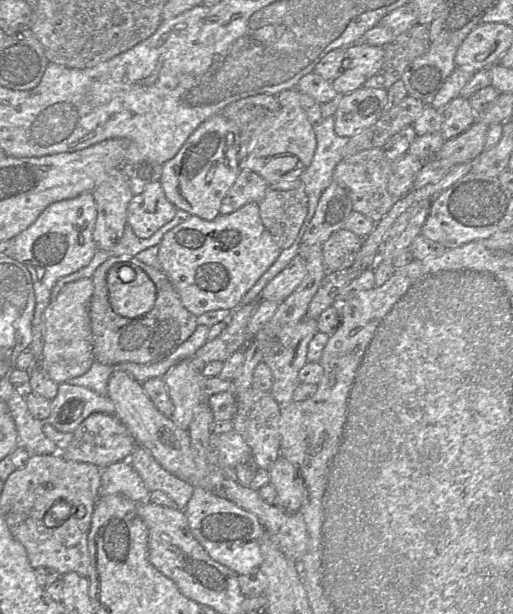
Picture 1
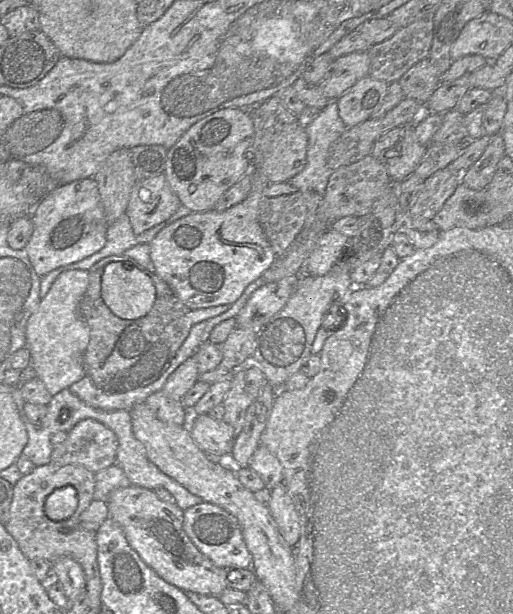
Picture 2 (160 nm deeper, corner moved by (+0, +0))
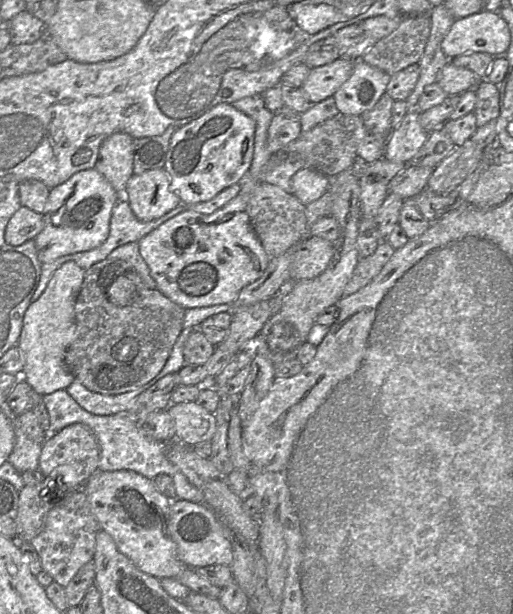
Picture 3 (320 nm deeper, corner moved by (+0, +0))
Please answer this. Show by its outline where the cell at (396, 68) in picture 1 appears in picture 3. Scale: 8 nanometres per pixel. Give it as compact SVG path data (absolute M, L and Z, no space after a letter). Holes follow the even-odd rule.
M429 15L403 16L399 26L372 45L361 60L392 76L412 64L419 63L430 30Z

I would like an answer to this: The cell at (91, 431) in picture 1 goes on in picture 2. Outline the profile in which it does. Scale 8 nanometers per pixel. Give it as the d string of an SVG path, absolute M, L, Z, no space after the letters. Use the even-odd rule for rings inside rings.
M95 419L79 421L67 438L54 445L51 463L81 465L96 473L116 463L118 439L116 434Z

